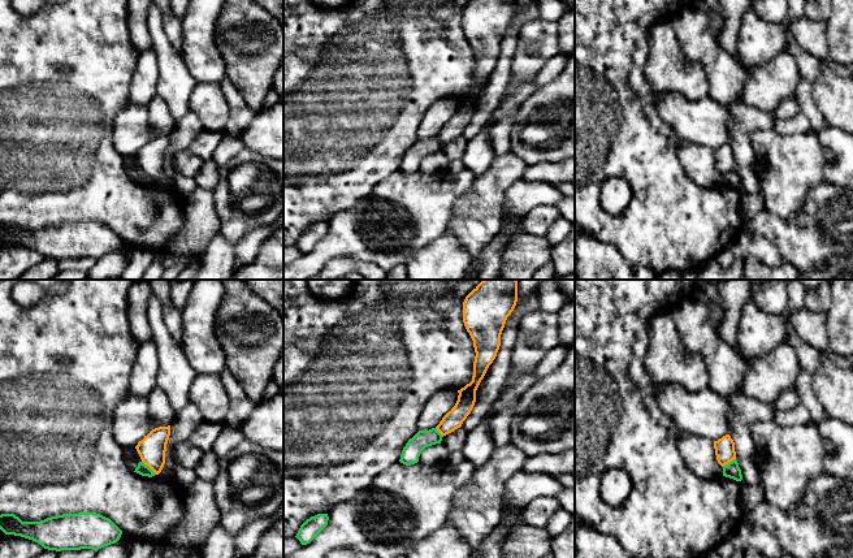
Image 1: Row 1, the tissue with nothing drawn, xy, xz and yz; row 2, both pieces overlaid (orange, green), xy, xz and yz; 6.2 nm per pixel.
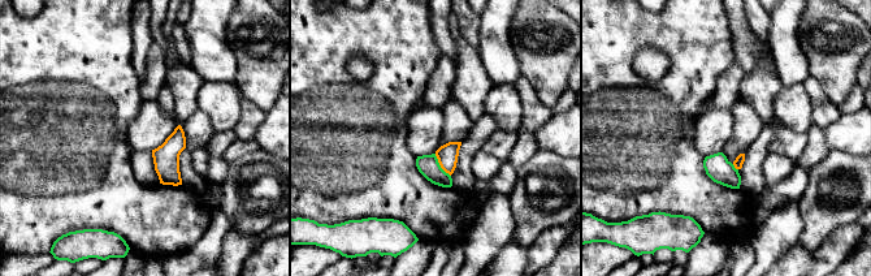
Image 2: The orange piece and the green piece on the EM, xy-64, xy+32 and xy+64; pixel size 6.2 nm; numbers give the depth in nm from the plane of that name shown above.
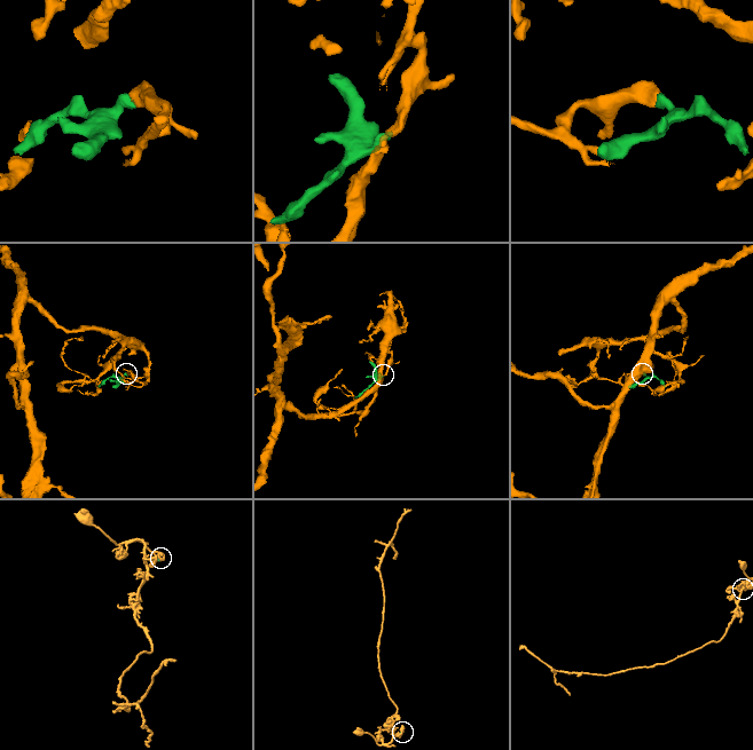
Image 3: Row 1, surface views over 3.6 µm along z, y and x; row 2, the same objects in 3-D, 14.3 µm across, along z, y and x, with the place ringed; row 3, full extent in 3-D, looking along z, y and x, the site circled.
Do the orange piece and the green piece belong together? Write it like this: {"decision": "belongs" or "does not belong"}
{"decision": "does not belong"}

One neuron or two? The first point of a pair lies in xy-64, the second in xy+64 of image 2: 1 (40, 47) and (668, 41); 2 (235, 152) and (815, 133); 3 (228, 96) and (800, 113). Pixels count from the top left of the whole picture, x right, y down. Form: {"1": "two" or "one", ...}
{"1": "one", "2": "one", "3": "one"}

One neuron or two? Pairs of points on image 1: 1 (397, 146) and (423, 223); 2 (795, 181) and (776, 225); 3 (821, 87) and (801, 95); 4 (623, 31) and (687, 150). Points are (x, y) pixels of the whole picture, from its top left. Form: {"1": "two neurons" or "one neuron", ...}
{"1": "two neurons", "2": "two neurons", "3": "two neurons", "4": "two neurons"}

